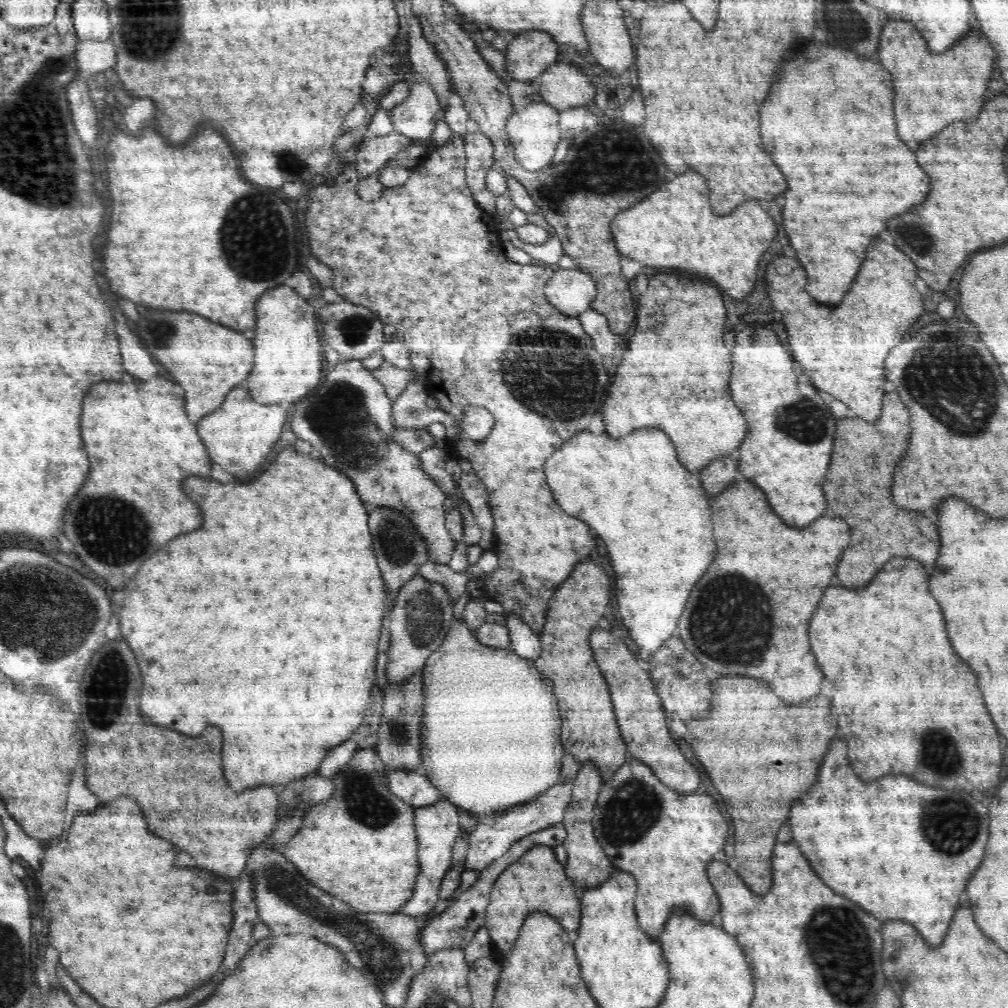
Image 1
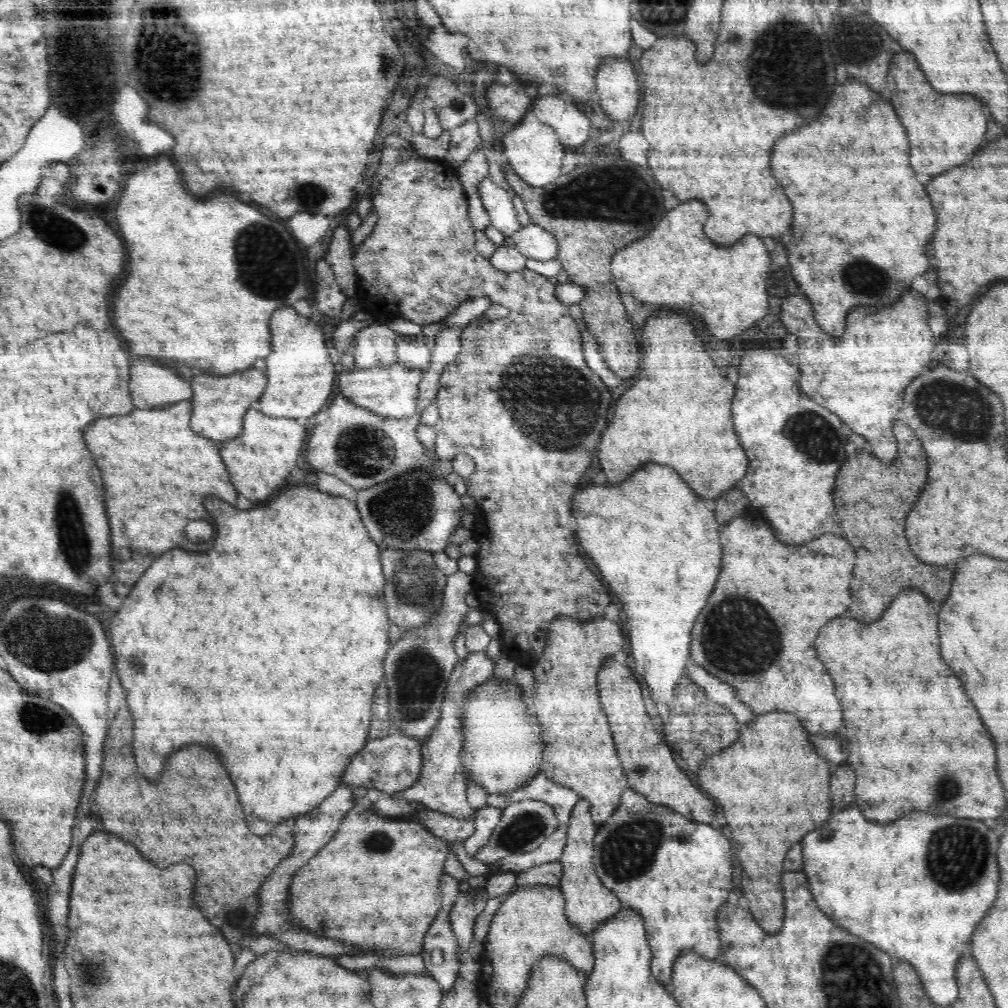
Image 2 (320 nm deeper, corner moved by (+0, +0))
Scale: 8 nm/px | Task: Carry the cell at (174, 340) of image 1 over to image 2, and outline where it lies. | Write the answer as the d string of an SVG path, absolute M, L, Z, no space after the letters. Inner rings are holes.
M194 370L196 378L192 382L192 430L216 440L216 442L226 442L230 438L238 438L242 434L243 420L246 410L255 407L262 392L268 384L266 376L256 370L246 370L246 372L234 372L228 376L210 376L200 370Z

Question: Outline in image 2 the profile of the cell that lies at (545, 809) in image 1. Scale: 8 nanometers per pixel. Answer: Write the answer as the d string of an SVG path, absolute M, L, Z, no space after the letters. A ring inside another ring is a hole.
M526 799L520 802L512 802L502 809L502 816L499 819L498 826L494 828L488 844L481 848L476 854L478 861L487 864L496 863L502 858L510 855L521 855L522 853L536 850L548 836L559 827L555 810L546 802L536 799Z

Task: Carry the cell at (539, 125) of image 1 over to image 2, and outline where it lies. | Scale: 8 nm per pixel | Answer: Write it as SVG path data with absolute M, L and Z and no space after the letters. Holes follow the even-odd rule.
M533 117L516 124L515 128L503 136L502 157L513 171L530 186L542 187L557 180L562 172L565 147L560 142L557 132L547 124Z

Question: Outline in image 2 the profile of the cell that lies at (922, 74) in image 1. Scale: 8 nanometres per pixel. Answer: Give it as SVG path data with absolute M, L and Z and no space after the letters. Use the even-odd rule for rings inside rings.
M902 52L892 58L886 90L888 100L906 128L910 140L910 162L916 174L938 176L952 170L970 160L984 142L988 113L981 99L966 93L940 94L926 82L912 54Z

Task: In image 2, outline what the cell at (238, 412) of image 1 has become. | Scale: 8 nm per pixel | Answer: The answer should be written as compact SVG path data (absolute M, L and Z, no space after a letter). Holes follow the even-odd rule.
M251 407L246 410L243 420L242 434L238 438L230 438L230 442L222 442L222 458L232 476L232 484L238 494L246 496L252 502L270 500L276 490L284 486L284 480L290 476L292 468L300 452L304 450L307 432L302 421L292 418L272 418Z

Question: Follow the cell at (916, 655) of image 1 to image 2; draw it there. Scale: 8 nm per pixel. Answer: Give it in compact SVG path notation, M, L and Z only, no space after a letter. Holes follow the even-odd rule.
M908 588L902 590L896 598L892 600L890 608L884 612L882 620L876 624L860 624L856 620L848 620L848 618L834 618L830 624L826 624L822 628L822 632L816 638L816 650L820 660L824 662L826 670L830 672L830 676L834 678L836 684L836 696L842 704L842 712L844 712L844 724L846 724L846 738L848 738L848 764L856 770L858 778L856 782L856 804L860 806L860 810L864 812L864 816L872 822L878 824L890 824L894 820L898 820L904 812L928 812L928 814L948 814L948 816L956 816L956 818L974 818L974 820L988 820L988 818L998 818L1004 808L1006 808L1006 798L1004 798L1004 788L998 780L996 774L996 750L994 750L994 742L988 736L988 730L984 728L974 704L970 702L970 698L964 694L960 680L952 674L952 670L944 664L942 656L940 656L940 640L938 640L938 614L940 610L932 604L932 601L920 590Z

